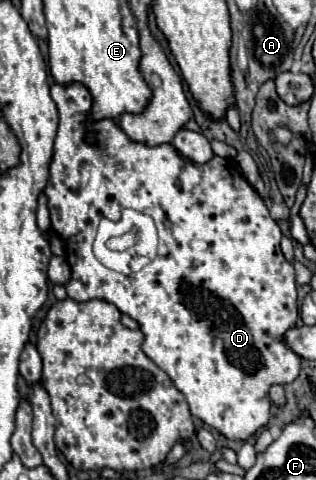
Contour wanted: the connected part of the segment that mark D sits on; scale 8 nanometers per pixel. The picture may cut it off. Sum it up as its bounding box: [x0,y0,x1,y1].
[44,82,300,440]

